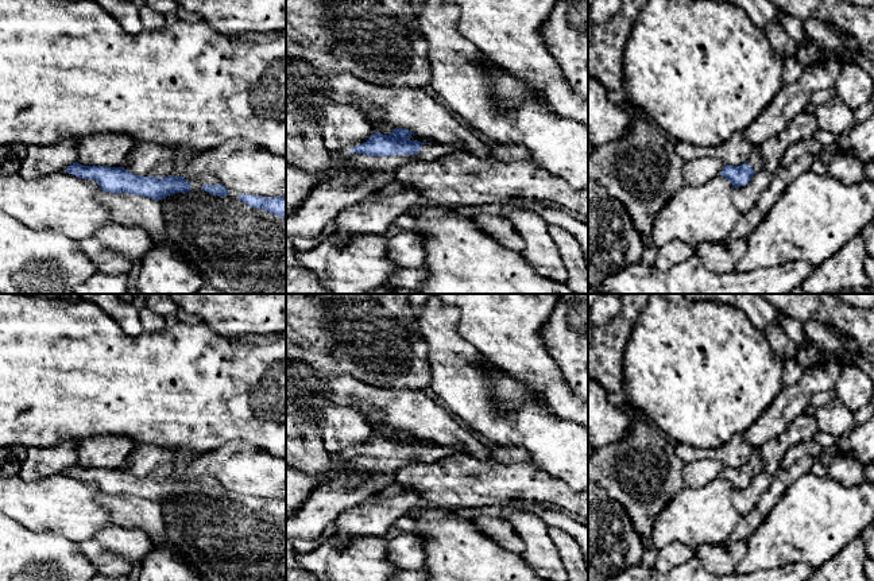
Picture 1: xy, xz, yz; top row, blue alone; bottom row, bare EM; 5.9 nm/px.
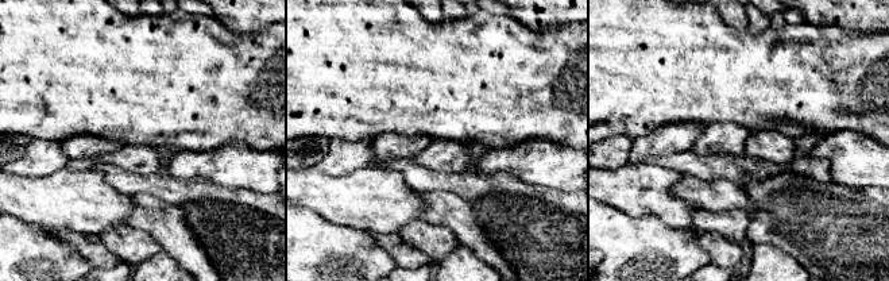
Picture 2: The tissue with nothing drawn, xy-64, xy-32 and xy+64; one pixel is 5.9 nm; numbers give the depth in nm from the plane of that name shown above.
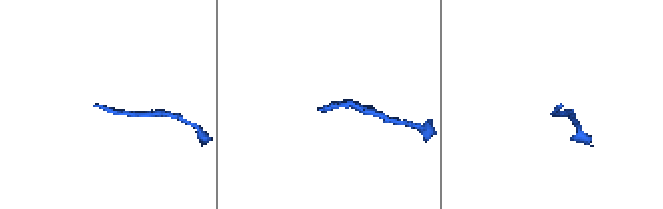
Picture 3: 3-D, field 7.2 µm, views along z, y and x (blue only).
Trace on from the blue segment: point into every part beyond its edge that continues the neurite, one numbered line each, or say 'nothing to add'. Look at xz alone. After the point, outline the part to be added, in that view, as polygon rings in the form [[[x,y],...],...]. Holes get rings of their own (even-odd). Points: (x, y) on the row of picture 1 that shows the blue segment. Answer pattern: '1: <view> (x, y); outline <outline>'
1: xz (430, 151); outline [[[430,143],[422,144],[421,151],[414,155],[390,155],[390,156],[368,156],[357,152],[351,152],[347,160],[347,167],[368,169],[368,170],[380,170],[390,173],[398,170],[403,164],[421,159],[421,160],[433,160],[441,156],[448,155],[453,151],[455,147]]]

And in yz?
1: yz (754, 158); outline [[[753,146],[751,147],[747,163],[753,167],[753,170],[755,173],[762,170],[763,162],[762,162],[762,158],[761,158],[761,148],[759,148],[759,146]]]

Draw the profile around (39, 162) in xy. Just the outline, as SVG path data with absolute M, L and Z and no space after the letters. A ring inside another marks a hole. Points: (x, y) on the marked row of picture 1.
M70 139L49 147L30 146L18 175L32 181L54 173L63 173L77 162L78 143L80 140Z

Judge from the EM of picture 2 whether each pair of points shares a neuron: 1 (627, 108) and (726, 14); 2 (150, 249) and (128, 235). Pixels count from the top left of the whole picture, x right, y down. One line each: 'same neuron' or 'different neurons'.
1: different neurons
2: same neuron

